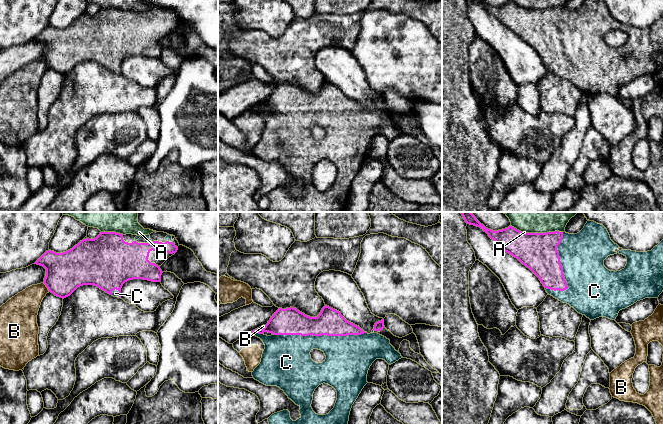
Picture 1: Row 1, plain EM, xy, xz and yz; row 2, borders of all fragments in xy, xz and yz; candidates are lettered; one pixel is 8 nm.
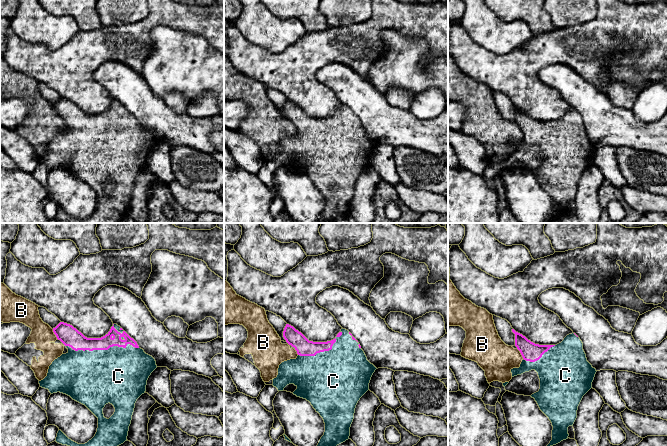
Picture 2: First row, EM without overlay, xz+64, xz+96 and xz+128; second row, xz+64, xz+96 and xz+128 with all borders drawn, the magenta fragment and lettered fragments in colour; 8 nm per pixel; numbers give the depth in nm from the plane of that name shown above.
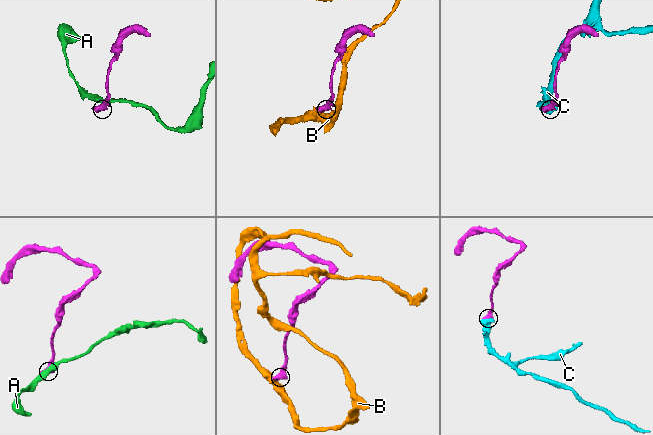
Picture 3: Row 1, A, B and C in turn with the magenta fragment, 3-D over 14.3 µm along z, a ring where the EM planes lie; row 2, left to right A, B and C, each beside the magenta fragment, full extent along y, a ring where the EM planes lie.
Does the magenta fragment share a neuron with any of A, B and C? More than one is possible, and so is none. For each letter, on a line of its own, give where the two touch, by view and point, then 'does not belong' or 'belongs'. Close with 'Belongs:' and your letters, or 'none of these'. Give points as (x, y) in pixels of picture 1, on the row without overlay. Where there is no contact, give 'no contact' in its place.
A: yz (537, 9) | does not belong
B: xy (46, 62) | does not belong
C: xz (320, 111) | belongs
Belongs: C

